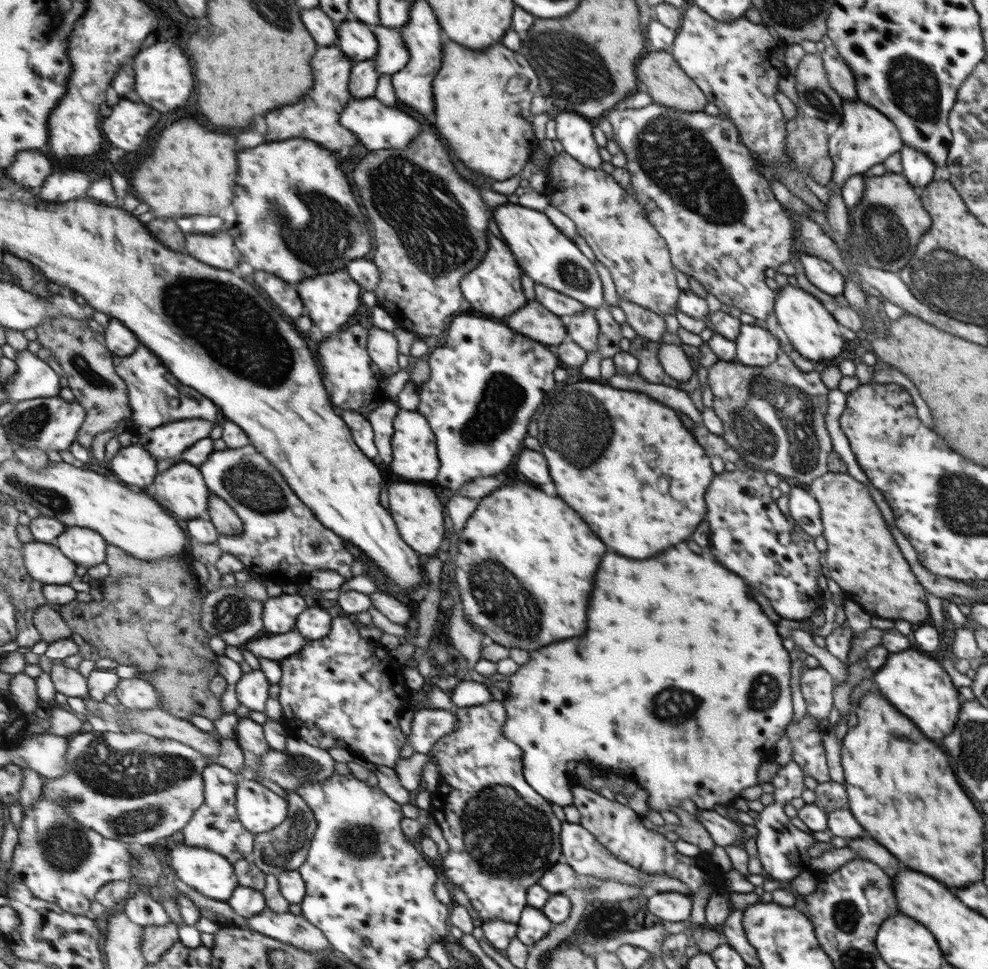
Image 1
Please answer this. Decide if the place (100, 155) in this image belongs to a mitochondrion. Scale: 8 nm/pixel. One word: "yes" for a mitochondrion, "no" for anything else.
no

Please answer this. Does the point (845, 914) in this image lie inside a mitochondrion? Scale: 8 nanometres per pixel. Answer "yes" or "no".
yes

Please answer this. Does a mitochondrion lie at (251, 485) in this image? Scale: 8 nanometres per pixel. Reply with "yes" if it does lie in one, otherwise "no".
yes

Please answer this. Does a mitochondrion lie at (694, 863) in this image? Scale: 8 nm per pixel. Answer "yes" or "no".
no

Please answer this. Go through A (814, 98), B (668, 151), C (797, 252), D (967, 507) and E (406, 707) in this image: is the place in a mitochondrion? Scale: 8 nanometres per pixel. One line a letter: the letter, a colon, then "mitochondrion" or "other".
A: mitochondrion
B: mitochondrion
C: other
D: mitochondrion
E: other

